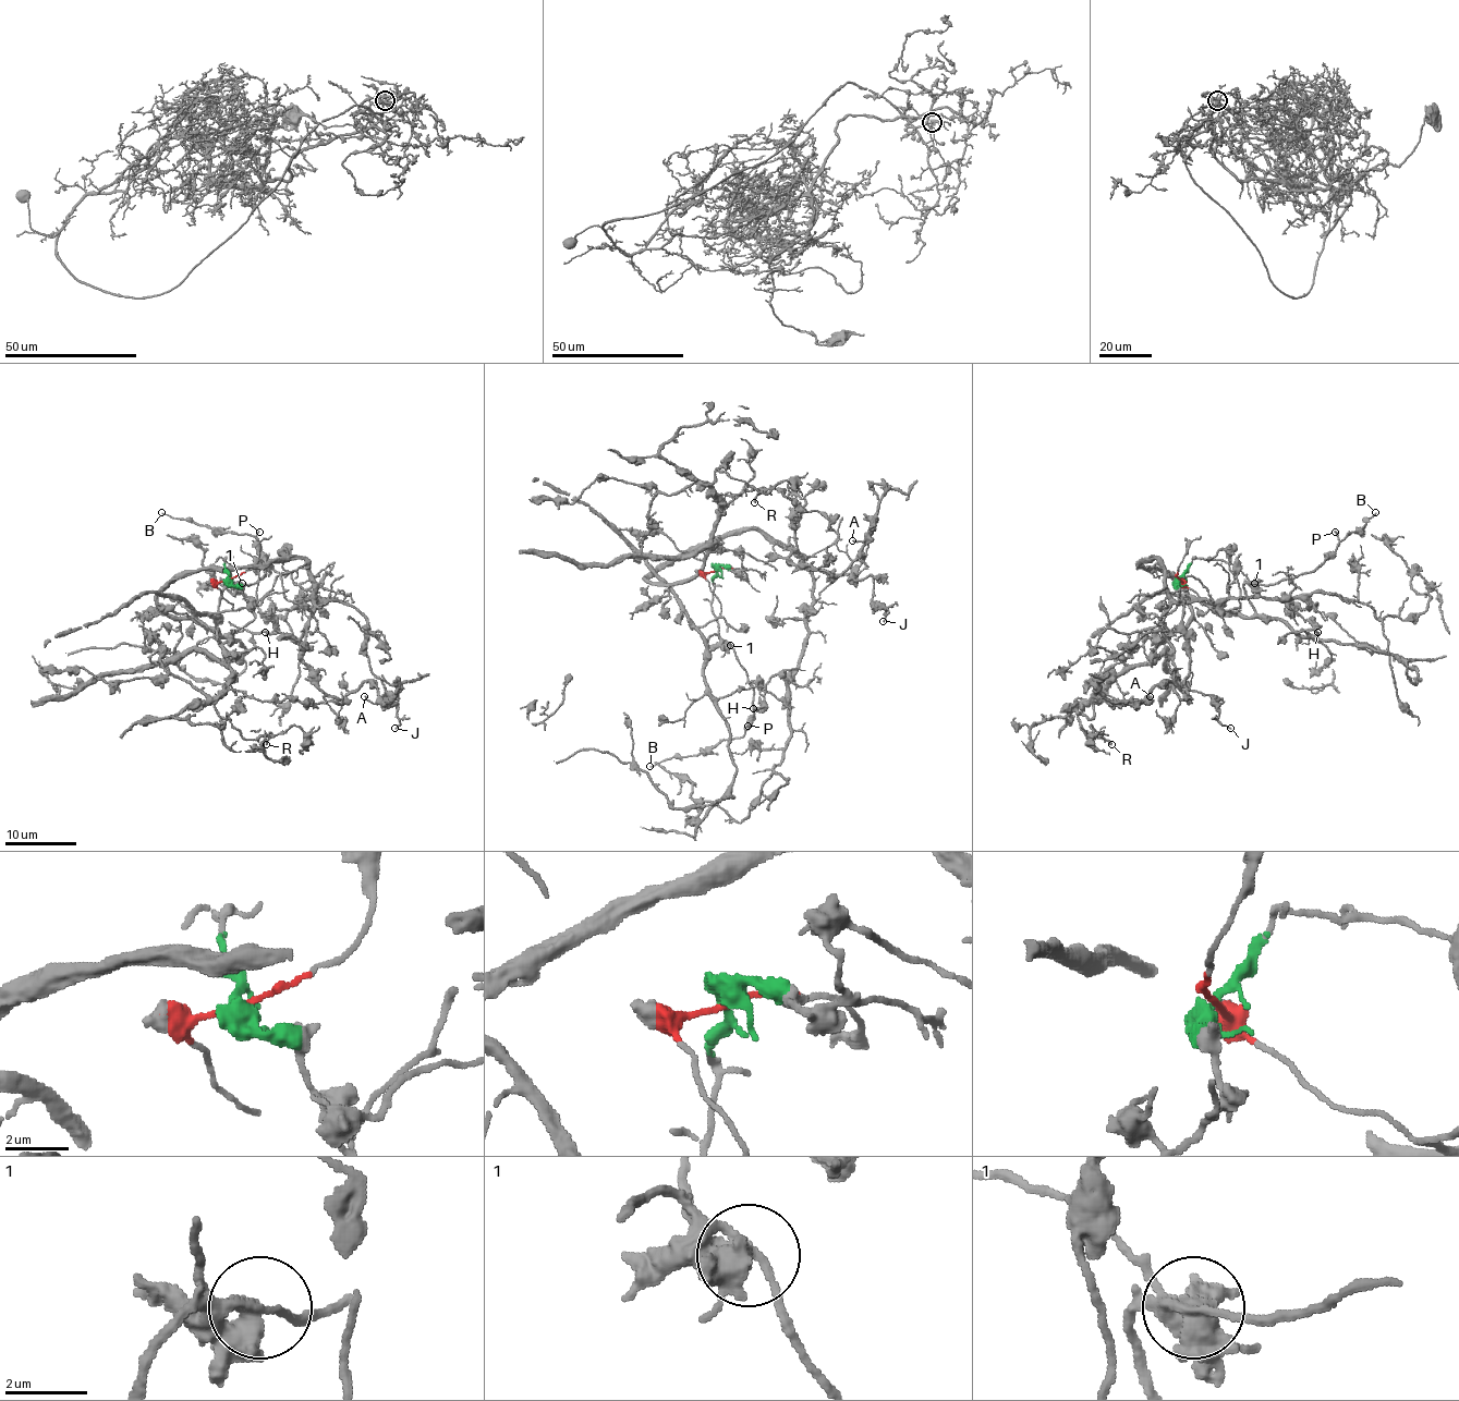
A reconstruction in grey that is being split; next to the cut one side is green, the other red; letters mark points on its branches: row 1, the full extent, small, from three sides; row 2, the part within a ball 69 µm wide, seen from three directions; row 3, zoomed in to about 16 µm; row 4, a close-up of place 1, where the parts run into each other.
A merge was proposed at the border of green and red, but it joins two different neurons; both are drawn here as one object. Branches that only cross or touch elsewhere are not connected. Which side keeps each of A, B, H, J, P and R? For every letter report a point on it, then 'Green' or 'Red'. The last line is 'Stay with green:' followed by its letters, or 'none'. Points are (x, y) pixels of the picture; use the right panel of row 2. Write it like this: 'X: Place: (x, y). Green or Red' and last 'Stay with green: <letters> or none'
A: Place: (1150, 696). Green
B: Place: (1375, 512). Red
H: Place: (1317, 632). Red
J: Place: (1230, 728). Green
P: Place: (1335, 532). Red
R: Place: (1111, 744). Green
Stay with green: A, J, R

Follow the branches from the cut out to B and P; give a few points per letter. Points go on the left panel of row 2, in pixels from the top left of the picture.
B: (229, 580), (218, 586), (232, 608), (215, 617), (221, 591), (265, 574), (257, 539), (162, 513)
P: (229, 580), (218, 586), (232, 608), (215, 617), (221, 591), (232, 583), (252, 585), (265, 574), (259, 531)

